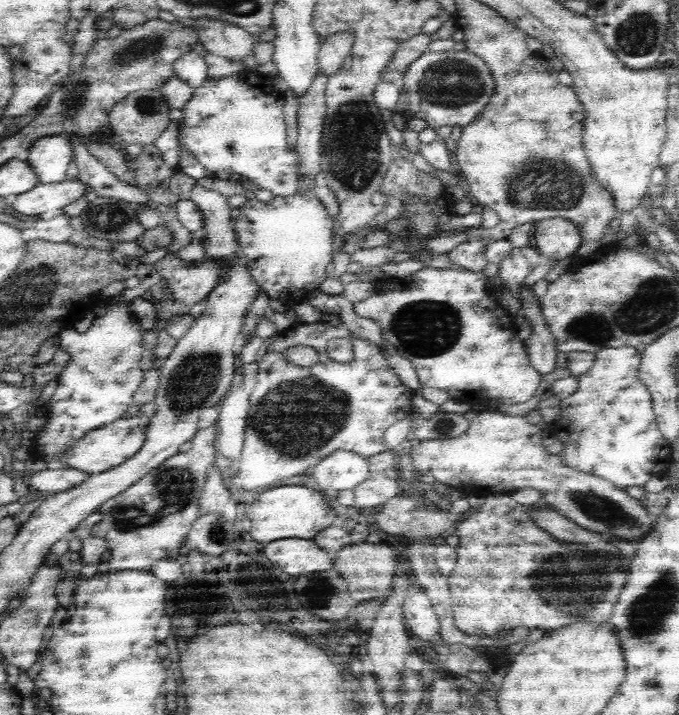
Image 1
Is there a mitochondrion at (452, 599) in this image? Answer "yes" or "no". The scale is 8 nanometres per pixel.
no

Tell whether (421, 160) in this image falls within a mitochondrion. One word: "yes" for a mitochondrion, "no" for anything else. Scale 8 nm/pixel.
no

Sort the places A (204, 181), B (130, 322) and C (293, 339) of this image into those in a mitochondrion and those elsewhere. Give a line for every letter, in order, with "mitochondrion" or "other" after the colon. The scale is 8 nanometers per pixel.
A: other
B: other
C: other

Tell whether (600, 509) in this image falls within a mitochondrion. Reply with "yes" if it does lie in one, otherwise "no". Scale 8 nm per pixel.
yes

